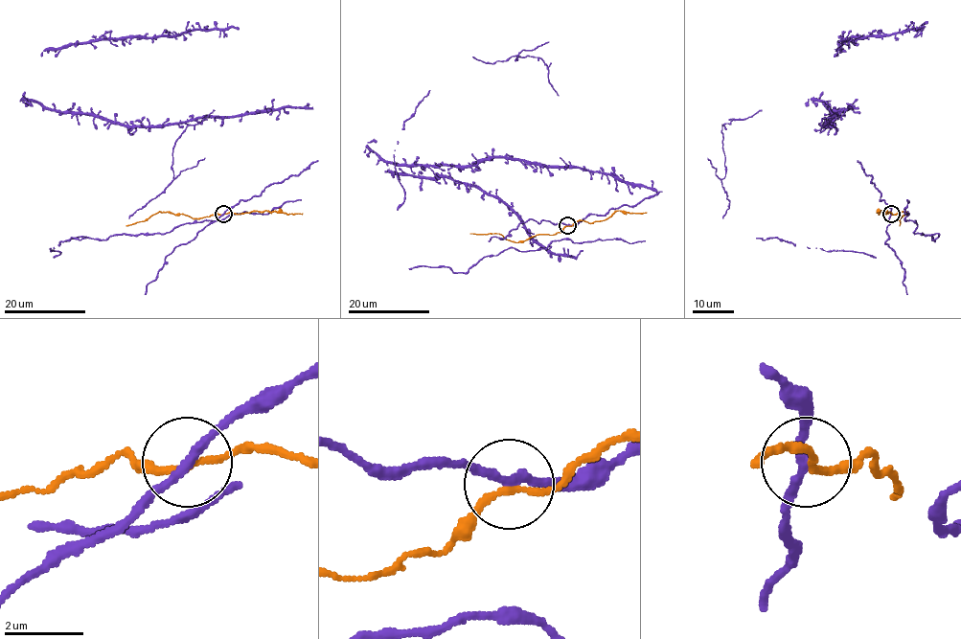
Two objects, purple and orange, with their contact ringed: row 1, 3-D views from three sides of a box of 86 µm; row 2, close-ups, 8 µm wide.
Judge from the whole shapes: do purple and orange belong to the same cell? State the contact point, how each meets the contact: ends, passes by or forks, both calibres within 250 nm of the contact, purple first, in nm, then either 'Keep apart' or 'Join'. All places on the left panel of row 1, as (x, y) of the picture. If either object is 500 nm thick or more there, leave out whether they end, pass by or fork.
Place: (223, 214). At the ring purple passes by. At the ring orange passes by. Thickness 220 nm (purple) against 170 nm. Keep apart

